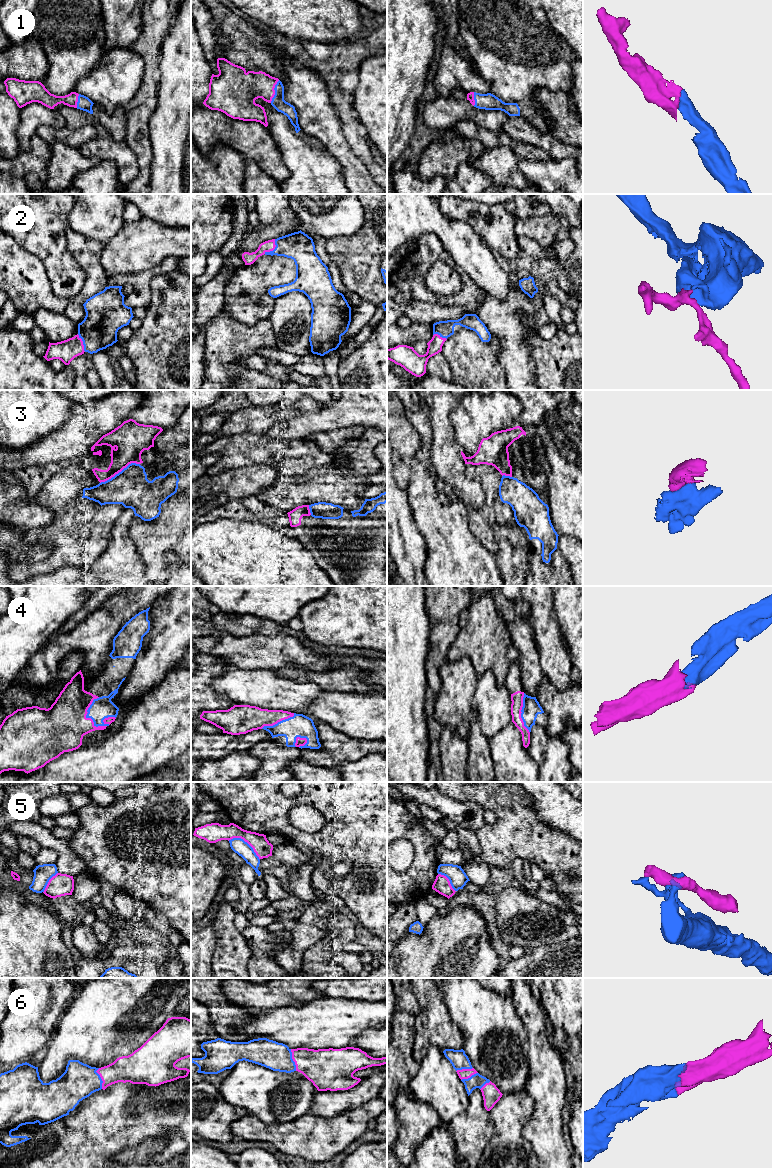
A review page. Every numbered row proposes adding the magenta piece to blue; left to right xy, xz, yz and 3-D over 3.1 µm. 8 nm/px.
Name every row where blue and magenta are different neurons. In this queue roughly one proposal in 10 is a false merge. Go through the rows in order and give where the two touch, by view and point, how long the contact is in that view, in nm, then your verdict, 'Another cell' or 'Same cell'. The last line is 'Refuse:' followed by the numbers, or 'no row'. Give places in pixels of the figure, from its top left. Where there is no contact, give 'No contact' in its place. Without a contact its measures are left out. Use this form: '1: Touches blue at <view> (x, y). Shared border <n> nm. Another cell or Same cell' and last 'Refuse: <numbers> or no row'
1: Touches blue at xz (275, 91). Shared border 200 nm. Same cell
2: Touches blue at xz (274, 249). Shared border 150 nm. Same cell
3: Touches blue at xy (119, 472). Shared border 360 nm. Another cell
4: Touches blue at xy (87, 711). Shared border 260 nm. Same cell
5: Touches blue at xz (246, 842). Shared border 300 nm. Another cell
6: Touches blue at xz (292, 1060). Shared border 180 nm. Same cell
Refuse: 3, 5

